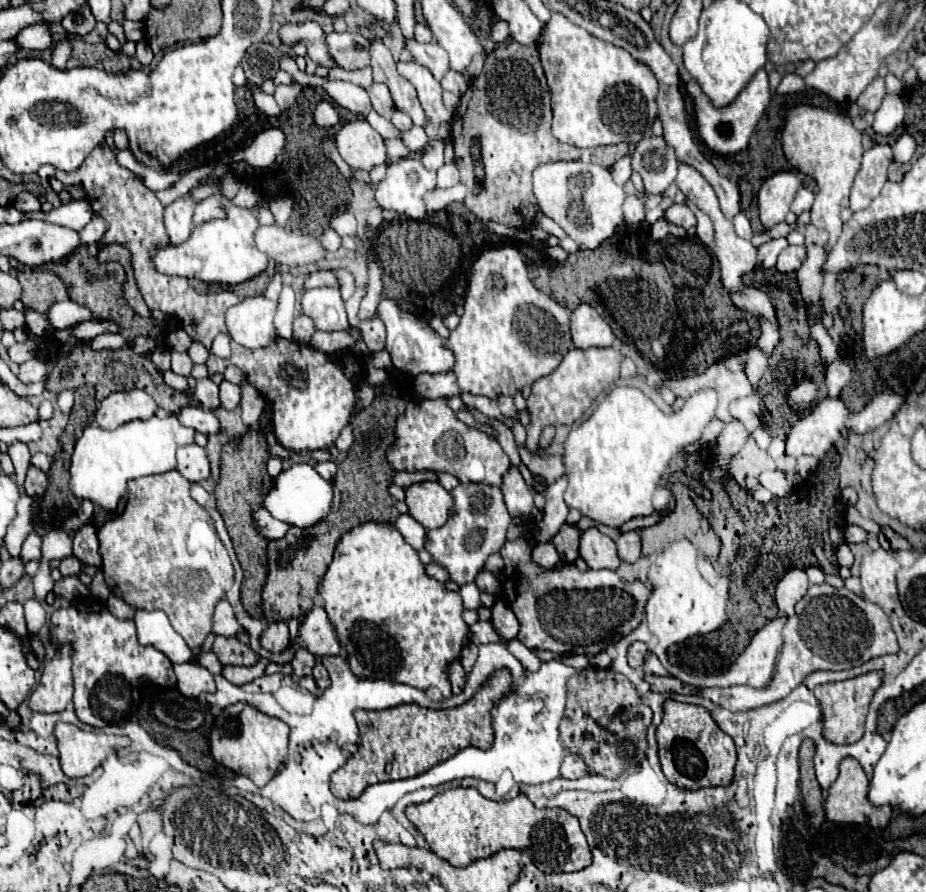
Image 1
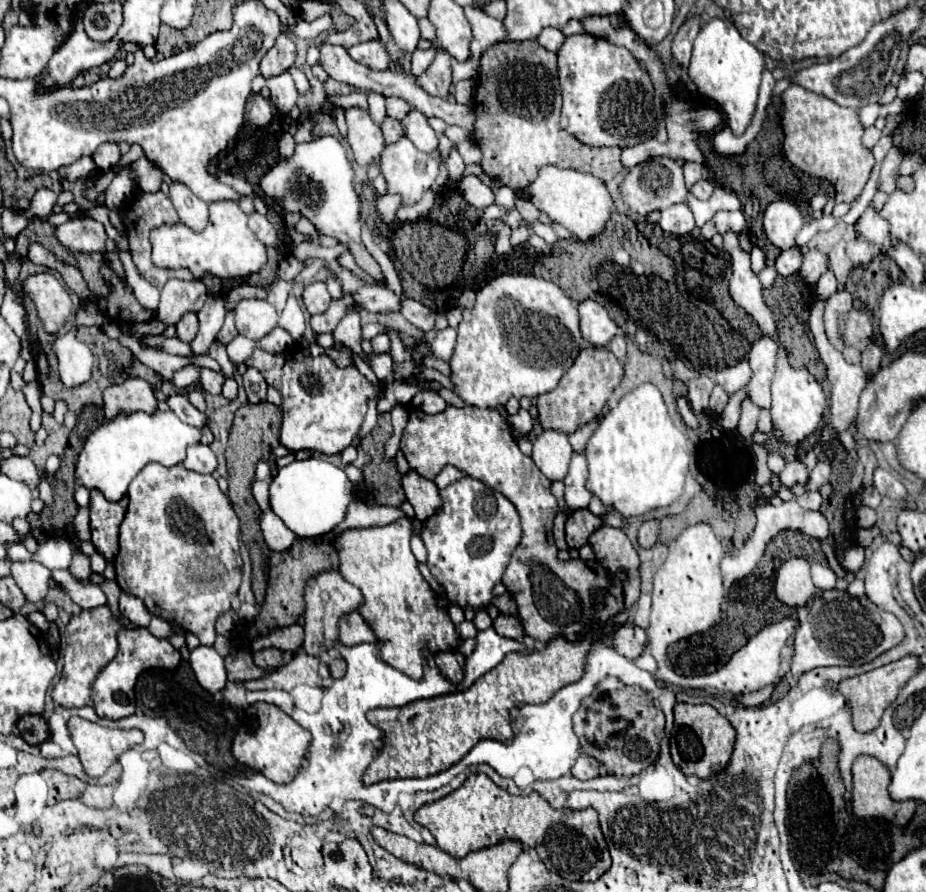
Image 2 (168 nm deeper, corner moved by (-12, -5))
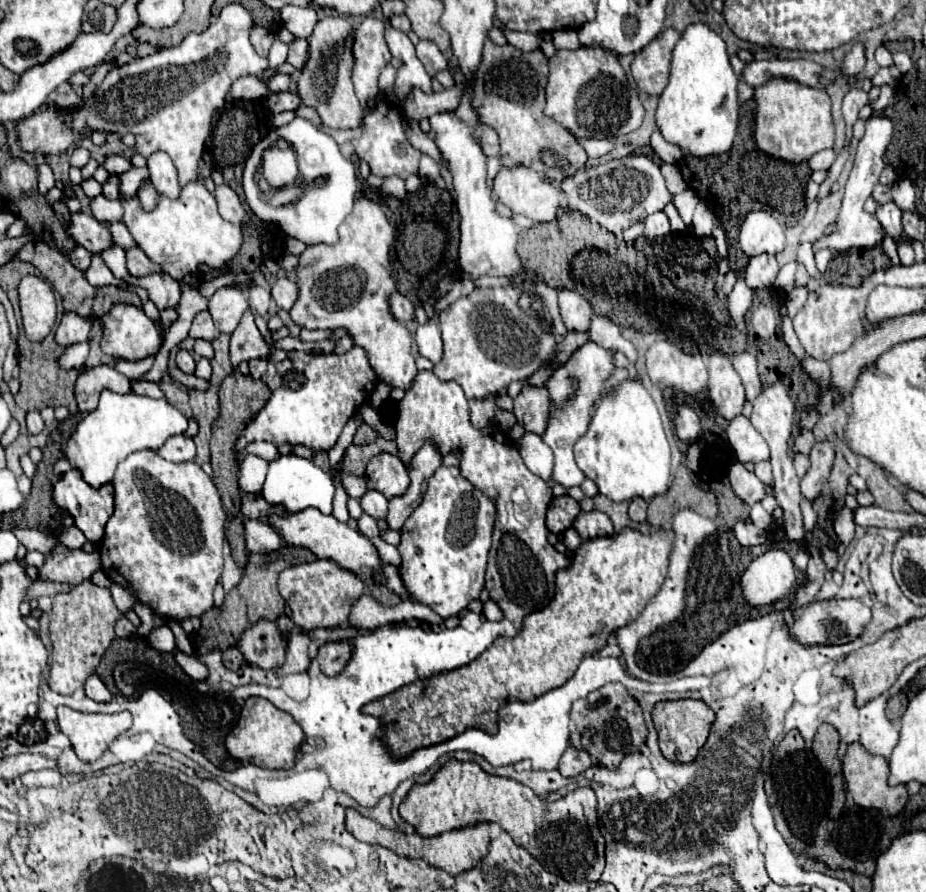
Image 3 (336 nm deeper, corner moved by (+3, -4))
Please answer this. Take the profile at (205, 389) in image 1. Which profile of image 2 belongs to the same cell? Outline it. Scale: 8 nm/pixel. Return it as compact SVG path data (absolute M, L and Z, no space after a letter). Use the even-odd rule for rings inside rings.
M202 369L200 371L200 385L206 393L210 395L222 395L222 383L224 383L224 375L210 371L210 369Z

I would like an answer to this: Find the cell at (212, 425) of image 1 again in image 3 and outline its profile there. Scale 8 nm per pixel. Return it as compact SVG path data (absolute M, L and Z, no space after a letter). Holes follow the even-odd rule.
M133 380L131 390L135 394L143 394L143 396L163 396L163 392L159 390L159 386L155 382L147 382L147 380Z

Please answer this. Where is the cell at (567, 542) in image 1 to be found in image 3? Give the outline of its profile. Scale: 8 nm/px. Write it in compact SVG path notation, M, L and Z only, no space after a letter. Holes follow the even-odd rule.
M563 494L553 498L553 508L547 512L547 528L553 534L563 534L567 528L571 528L575 516L581 512L579 502L573 500L571 496Z

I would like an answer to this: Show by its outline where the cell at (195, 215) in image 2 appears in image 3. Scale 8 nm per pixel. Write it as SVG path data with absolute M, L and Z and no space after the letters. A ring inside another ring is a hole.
M153 152L147 158L147 170L149 170L149 178L151 178L157 192L161 192L169 198L179 196L181 186L177 180L177 168L165 152Z

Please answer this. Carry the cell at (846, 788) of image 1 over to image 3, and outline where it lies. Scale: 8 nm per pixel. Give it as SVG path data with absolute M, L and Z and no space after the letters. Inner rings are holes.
M857 742L847 746L845 758L843 758L843 776L845 776L845 782L847 782L847 790L851 792L855 804L859 804L863 808L877 808L887 816L897 816L907 804L907 798L909 798L907 786L905 784L897 784L897 786L887 784L887 776L889 776L887 760L883 756L869 754Z

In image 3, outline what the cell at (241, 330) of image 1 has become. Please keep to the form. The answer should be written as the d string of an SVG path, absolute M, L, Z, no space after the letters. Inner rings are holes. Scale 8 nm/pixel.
M235 286L219 288L207 302L207 310L215 322L215 328L227 334L231 334L237 328L247 306L249 304L245 292L241 292Z

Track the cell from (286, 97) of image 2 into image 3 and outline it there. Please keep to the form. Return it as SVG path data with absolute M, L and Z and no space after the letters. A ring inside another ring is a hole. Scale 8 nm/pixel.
M277 38L273 40L271 50L269 50L269 68L263 72L263 78L271 78L271 76L275 74L275 68L285 62L287 50L289 50L287 42L281 42L281 40L277 40Z

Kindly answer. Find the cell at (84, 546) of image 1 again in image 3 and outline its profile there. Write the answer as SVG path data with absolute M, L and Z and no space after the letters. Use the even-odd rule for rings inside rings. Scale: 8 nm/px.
M71 468L67 472L61 474L61 478L53 484L53 500L59 508L63 508L73 520L75 526L87 536L89 542L99 542L103 538L103 528L107 524L107 518L113 514L113 496L115 490L111 484L103 484L99 488L93 488L91 484L87 484L81 476L81 472L77 468Z

